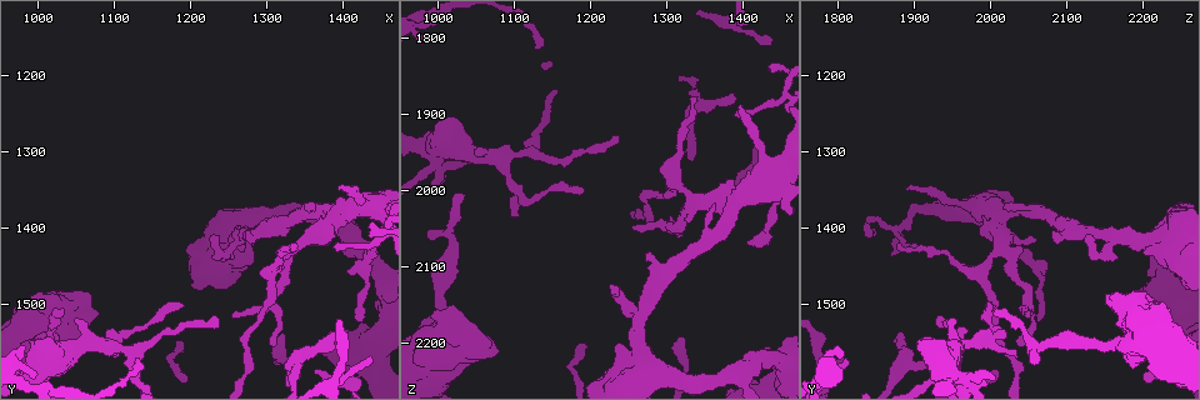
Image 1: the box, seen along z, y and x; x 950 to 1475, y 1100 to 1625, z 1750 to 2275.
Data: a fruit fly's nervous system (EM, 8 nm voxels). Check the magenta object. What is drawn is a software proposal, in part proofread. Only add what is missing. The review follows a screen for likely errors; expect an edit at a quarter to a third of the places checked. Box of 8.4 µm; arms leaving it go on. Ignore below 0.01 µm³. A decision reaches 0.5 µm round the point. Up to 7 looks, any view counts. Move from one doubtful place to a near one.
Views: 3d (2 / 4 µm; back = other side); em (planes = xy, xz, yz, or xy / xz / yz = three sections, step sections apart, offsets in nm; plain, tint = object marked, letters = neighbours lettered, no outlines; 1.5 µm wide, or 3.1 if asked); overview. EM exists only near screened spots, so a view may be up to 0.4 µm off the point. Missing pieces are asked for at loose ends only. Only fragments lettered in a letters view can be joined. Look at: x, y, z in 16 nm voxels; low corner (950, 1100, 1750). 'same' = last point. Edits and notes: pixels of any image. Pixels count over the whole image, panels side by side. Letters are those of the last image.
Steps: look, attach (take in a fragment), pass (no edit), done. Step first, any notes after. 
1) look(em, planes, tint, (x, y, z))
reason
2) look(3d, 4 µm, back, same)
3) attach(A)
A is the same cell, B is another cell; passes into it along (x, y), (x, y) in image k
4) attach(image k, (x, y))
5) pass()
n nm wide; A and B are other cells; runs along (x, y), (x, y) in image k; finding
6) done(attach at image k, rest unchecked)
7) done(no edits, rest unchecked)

look(3d, 4 µm, (1275, 1405, 2080))
free end

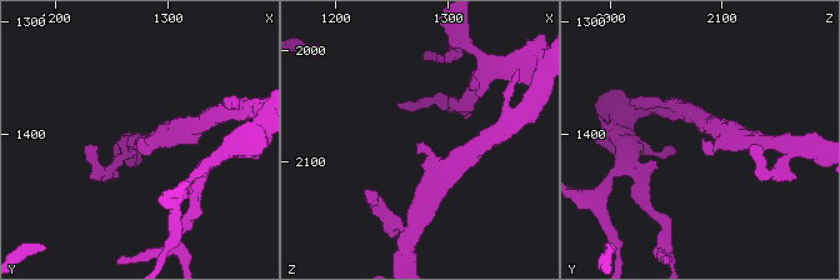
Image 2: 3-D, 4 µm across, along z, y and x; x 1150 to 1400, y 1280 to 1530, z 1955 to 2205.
look(em, planes, letters, (1276, 1406, 2080))
shape alone is not enough

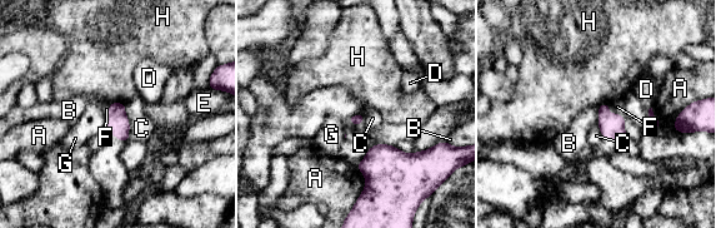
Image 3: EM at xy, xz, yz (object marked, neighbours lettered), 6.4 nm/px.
attach(F)
F is the same cell, A, B, C, D, E, G and H are other cells; passes into it along (611, 125), (612, 114), (617, 107) in image 3; it goes on there

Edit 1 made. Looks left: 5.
look(3d, 4 µm, (1235, 1530, 1935))
free end

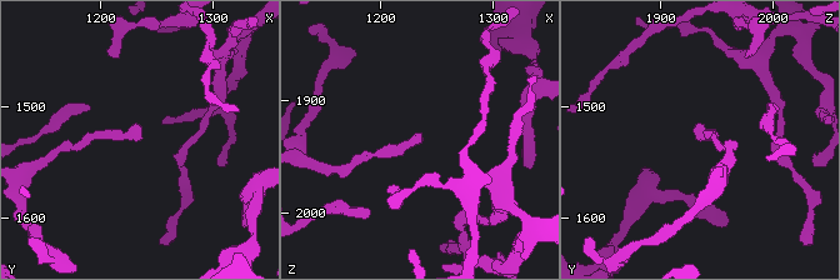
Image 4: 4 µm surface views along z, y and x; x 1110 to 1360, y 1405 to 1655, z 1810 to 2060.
look(em, xz, step 4, letters, (1234, 1528, 1930))
now the EM

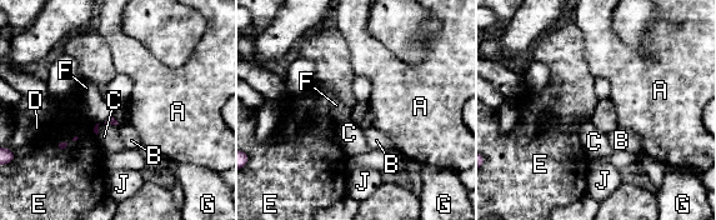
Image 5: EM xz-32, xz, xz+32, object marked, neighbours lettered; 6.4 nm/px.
look(em, planes, letters, same)

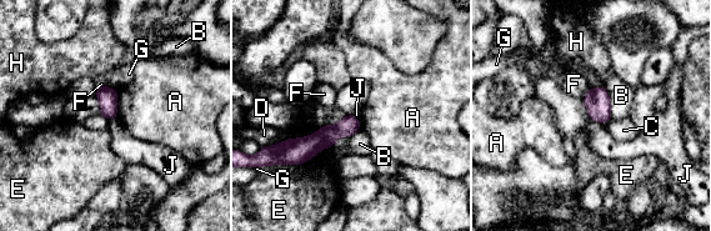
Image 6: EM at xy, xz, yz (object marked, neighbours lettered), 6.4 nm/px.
pass()
120 nm wide; A, B, C, D, E, F, G, H and J are other cells; runs along (356, 122), (288, 152) in image 6; no lettered fragment goes on from it

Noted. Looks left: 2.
look(3d, 4 µm, (1130, 1570, 1810))
long arm stops here

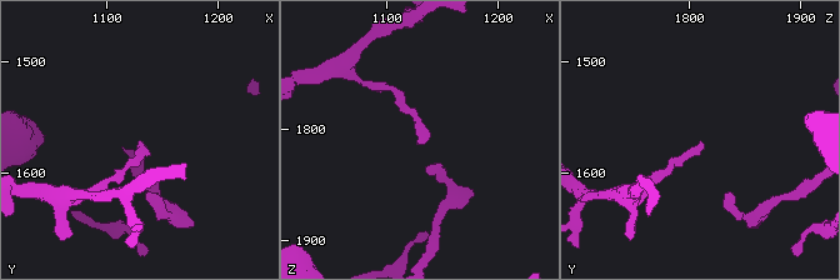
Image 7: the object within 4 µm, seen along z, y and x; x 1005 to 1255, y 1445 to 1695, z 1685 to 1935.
look(em, planes, letters, (1126, 1570, 1810))
need the tissue

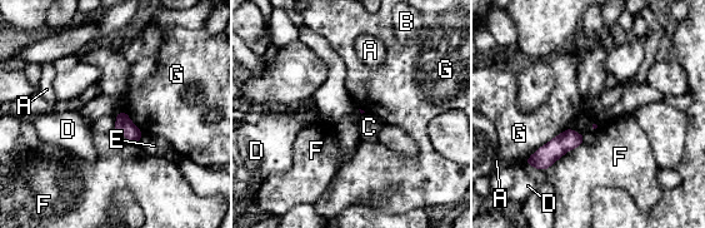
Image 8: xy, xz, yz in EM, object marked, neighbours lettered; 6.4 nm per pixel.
pass()
A, B, C, D, E, F and G are other cells; none of them fits

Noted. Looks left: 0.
done(attach at image 3, rest unchecked)

